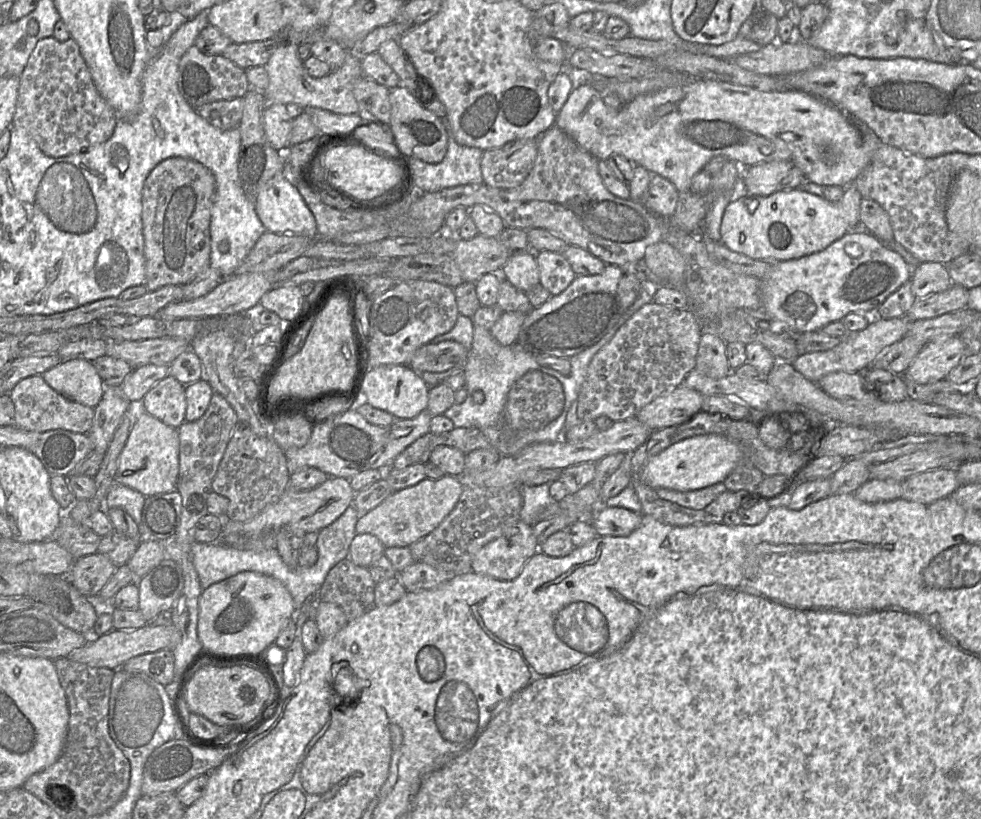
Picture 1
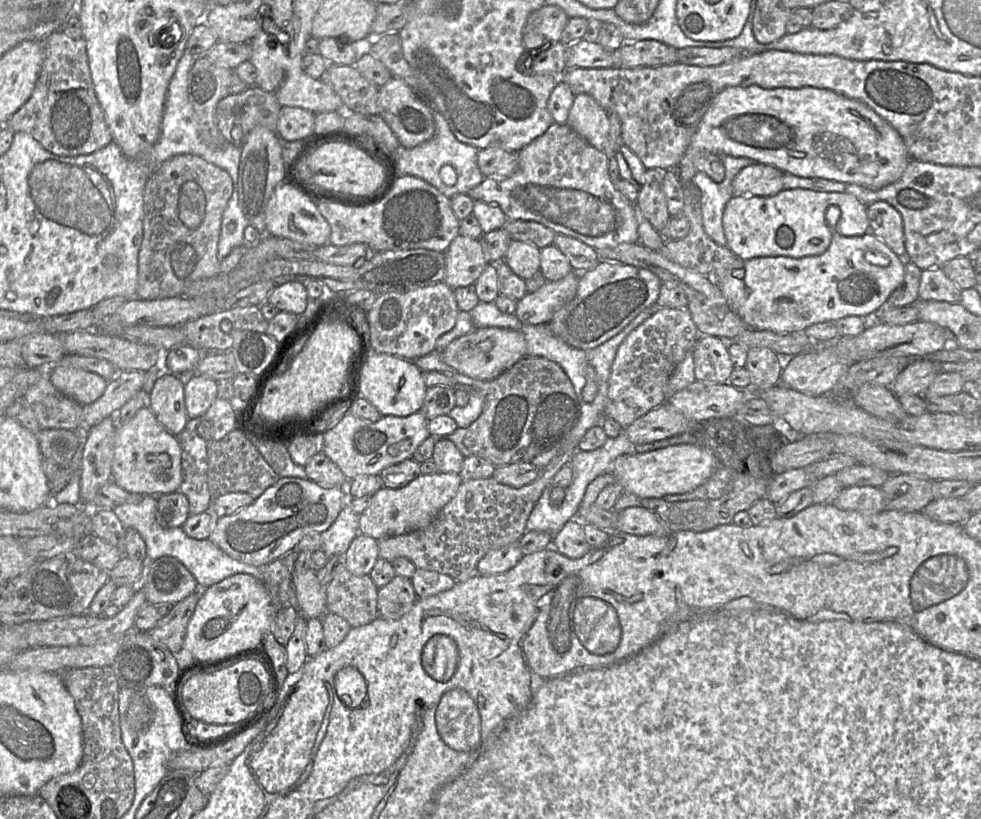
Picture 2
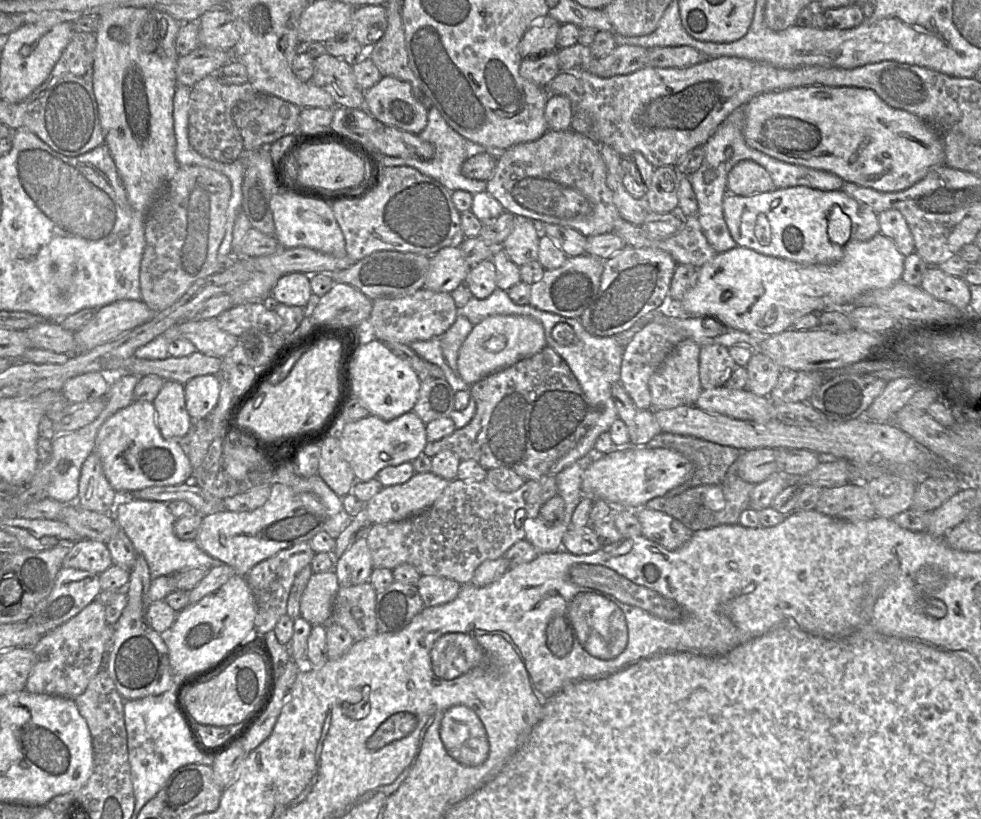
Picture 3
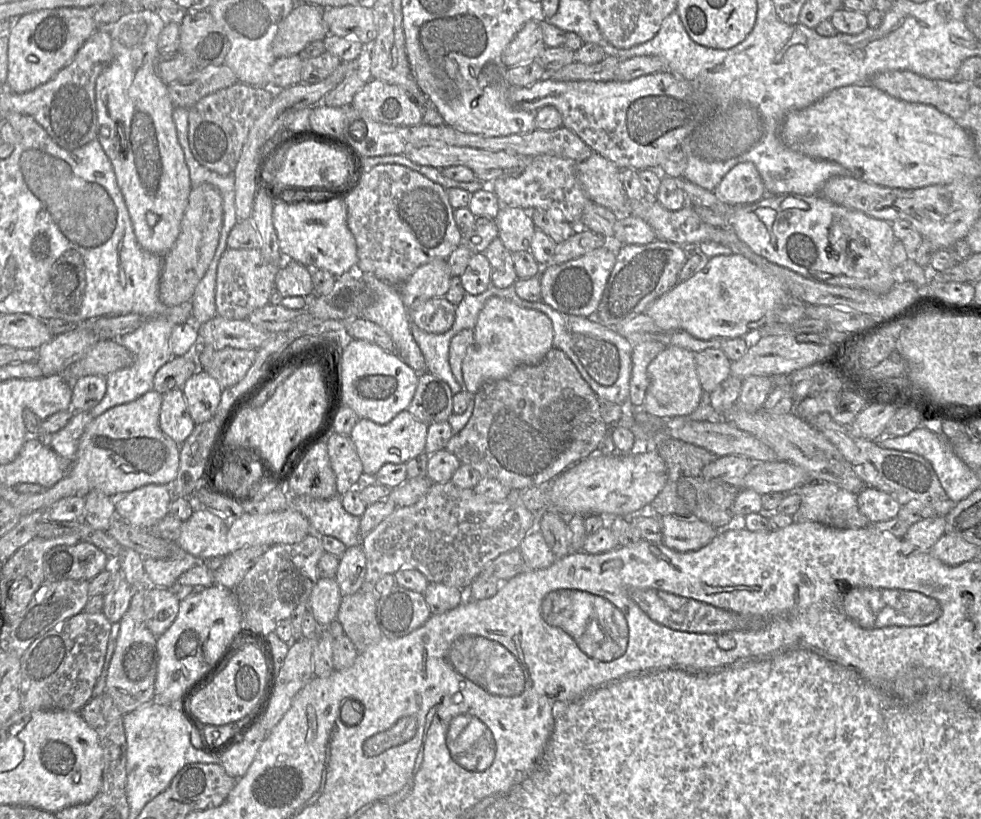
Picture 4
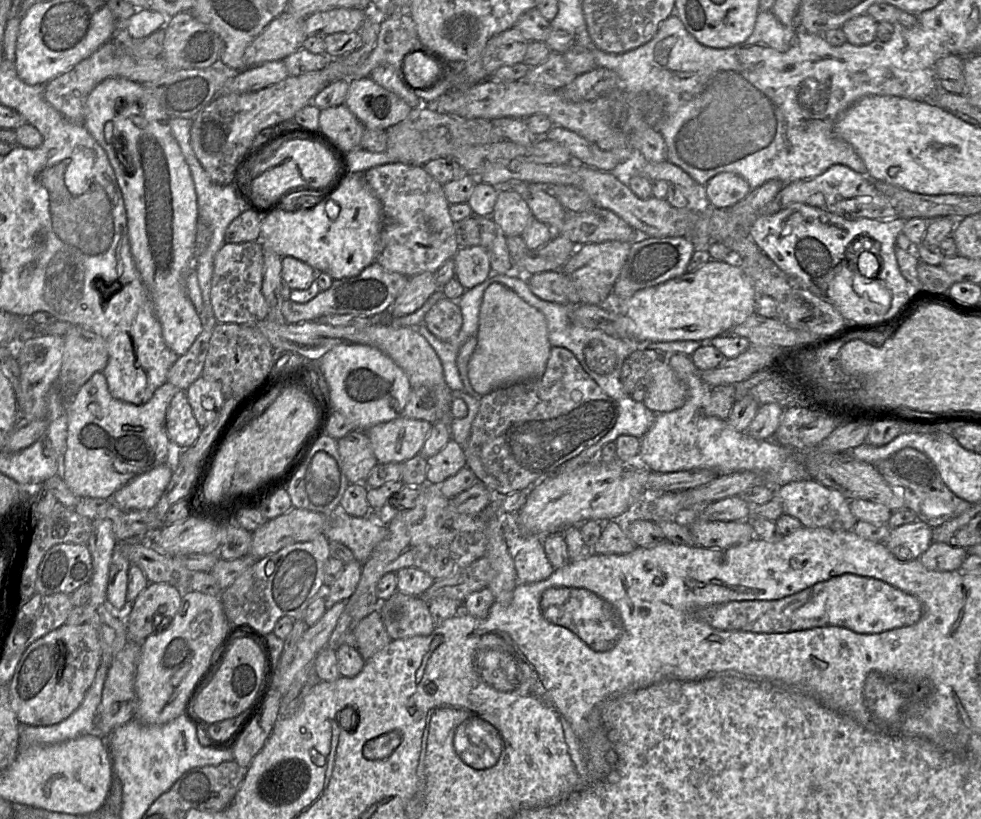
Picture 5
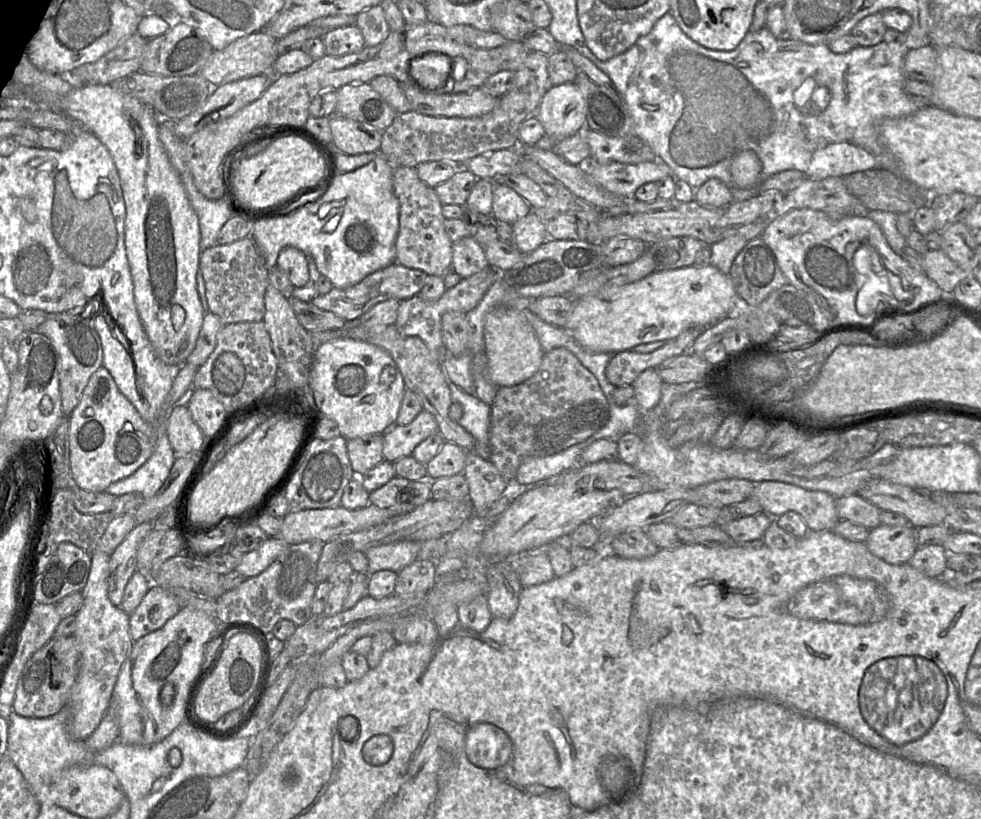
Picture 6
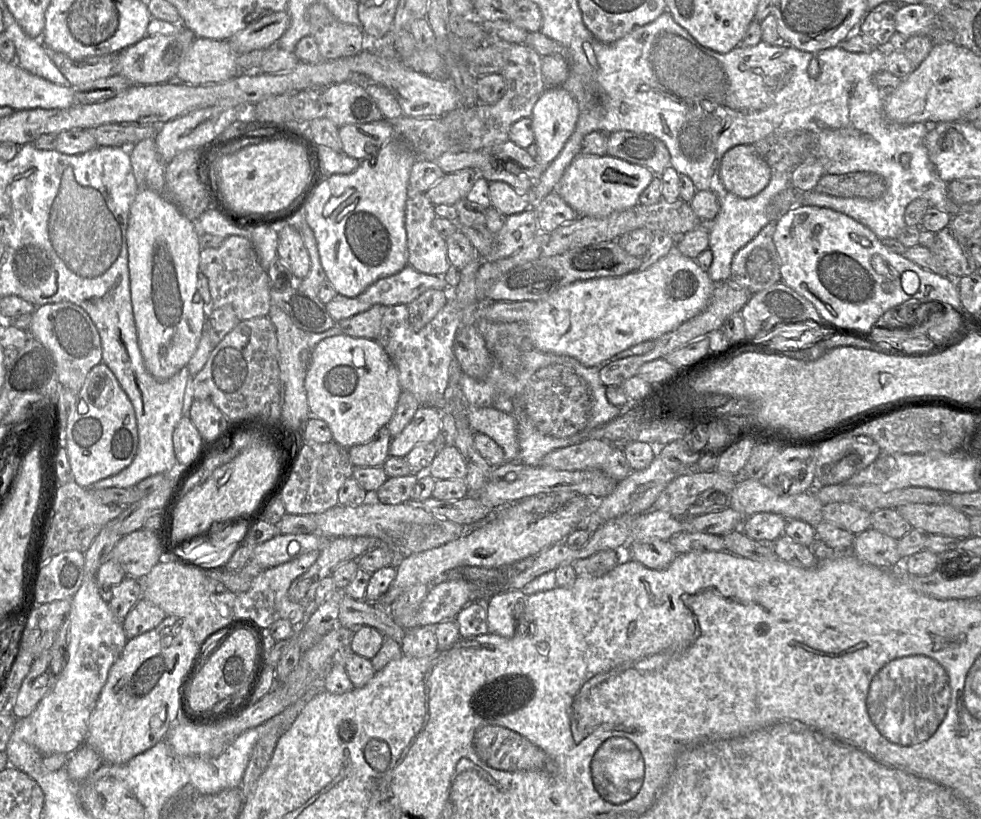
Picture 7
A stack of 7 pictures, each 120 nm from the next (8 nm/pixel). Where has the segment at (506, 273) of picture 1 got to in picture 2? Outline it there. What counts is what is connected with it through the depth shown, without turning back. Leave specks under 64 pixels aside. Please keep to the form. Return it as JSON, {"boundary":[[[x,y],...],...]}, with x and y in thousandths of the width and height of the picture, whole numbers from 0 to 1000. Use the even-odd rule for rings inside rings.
{"boundary":[[[522,293],[513,316],[530,339],[541,339],[550,330],[550,303],[545,299]]]}

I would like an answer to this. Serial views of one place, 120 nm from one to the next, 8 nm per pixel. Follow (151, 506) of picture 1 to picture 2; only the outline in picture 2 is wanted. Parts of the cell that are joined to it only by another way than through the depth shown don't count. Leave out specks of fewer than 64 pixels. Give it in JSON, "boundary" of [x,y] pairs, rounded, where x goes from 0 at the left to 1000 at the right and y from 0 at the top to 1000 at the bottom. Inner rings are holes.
{"boundary":[[[185,600],[160,606],[159,636],[165,645],[186,643],[192,630],[193,614]]]}

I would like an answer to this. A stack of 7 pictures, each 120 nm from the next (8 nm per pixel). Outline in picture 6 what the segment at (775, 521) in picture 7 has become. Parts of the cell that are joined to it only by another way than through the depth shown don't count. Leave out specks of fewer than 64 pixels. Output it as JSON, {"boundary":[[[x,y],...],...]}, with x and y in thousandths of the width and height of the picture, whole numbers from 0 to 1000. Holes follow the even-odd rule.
{"boundary":[[[780,625],[744,636],[734,645],[745,656],[749,664],[777,663],[782,645],[789,637]]]}

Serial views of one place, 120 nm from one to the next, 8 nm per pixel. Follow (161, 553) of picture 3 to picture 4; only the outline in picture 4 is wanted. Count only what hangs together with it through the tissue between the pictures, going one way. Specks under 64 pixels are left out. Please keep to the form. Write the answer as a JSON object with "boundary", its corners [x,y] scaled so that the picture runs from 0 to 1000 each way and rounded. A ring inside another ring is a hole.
{"boundary":[[[150,591],[129,602],[117,623],[125,635],[150,647],[172,626],[174,612],[173,592]],[[190,675],[186,681],[180,683],[146,681],[146,692],[153,714],[176,718],[183,702],[204,686],[199,679]]]}

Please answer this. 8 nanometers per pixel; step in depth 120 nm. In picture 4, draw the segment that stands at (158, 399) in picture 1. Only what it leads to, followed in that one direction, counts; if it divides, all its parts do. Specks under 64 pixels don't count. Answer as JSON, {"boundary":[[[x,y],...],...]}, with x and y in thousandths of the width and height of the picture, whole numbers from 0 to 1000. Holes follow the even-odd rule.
{"boundary":[[[176,475],[165,482],[162,521],[166,530],[179,542],[186,542],[196,529],[196,513],[186,475]]]}

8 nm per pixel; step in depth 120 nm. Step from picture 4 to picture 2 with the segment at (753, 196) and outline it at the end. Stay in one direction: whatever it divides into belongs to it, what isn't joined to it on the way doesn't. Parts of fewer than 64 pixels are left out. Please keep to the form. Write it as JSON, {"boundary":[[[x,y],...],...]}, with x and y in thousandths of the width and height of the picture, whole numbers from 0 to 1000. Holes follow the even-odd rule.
{"boundary":[[[762,201],[747,219],[748,238],[790,238],[799,231],[798,212],[798,209],[786,201]]]}

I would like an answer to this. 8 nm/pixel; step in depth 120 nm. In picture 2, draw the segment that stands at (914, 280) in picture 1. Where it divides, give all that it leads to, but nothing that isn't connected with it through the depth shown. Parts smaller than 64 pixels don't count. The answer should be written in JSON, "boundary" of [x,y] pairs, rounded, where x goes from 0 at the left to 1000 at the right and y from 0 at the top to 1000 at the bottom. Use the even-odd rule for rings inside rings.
{"boundary":[[[959,327],[939,331],[936,364],[965,370],[976,370],[980,364],[980,353],[970,344]]]}

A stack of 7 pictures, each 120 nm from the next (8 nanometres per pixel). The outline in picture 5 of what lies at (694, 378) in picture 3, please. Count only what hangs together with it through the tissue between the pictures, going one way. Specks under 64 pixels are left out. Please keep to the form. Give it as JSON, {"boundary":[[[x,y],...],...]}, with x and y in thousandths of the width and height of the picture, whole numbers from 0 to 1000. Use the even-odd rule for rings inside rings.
{"boundary":[[[681,435],[668,441],[652,466],[659,474],[655,493],[667,504],[690,501],[700,488],[700,473],[682,447]]]}

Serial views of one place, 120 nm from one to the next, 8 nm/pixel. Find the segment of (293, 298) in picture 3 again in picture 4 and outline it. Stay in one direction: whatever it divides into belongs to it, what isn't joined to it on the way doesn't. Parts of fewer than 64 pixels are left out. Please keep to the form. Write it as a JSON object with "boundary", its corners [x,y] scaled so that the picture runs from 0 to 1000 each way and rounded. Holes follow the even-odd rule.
{"boundary":[[[291,317],[281,341],[280,352],[288,363],[317,361],[320,357],[318,328],[298,317]]]}

